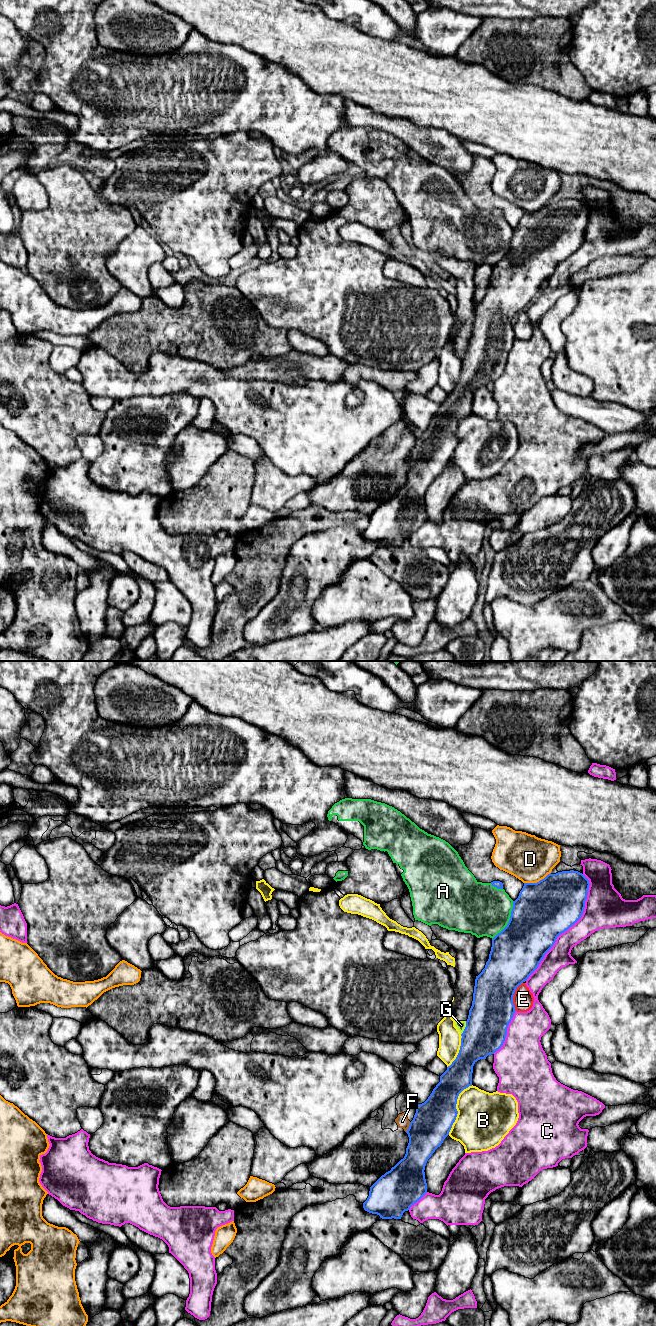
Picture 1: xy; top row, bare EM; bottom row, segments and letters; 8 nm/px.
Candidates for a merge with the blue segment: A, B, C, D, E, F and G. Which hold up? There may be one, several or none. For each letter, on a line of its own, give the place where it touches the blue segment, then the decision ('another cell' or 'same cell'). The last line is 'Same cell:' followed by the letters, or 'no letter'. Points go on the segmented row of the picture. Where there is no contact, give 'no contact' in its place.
A: xy (509, 920) | another cell
B: xy (455, 1108) | another cell
C: xy (568, 928) | another cell
D: xy (537, 882) | another cell
E: xy (513, 995) | another cell
F: xy (409, 1127) | another cell
G: xy (465, 1028) | another cell
Same cell: no letter

